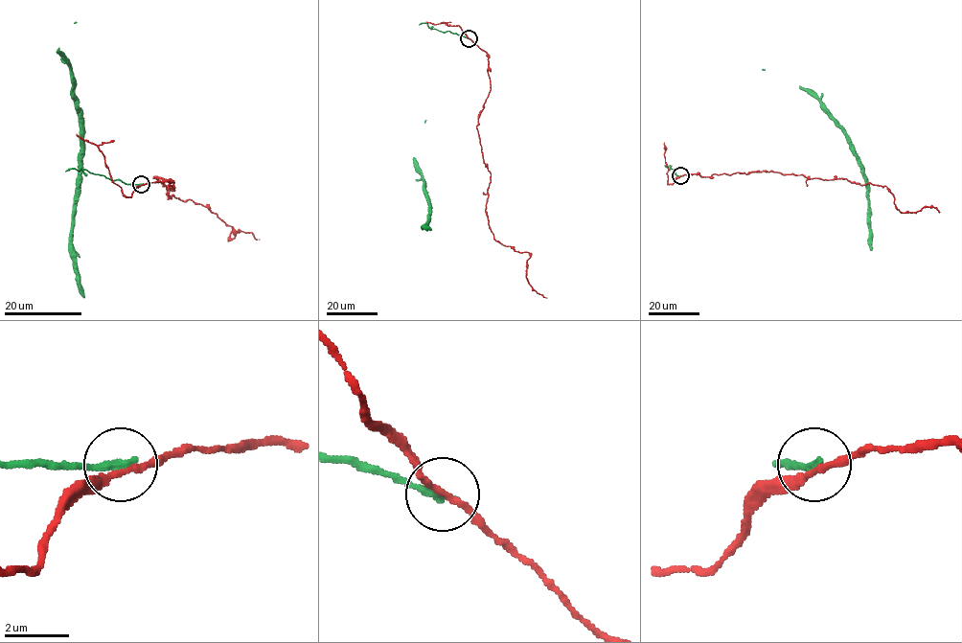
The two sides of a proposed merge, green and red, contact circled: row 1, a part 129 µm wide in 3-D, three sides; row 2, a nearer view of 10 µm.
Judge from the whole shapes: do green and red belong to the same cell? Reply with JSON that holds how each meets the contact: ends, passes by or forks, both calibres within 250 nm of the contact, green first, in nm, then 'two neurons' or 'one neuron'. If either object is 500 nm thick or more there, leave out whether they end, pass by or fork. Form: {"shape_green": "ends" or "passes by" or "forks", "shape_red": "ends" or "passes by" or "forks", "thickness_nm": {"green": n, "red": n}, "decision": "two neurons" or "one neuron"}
{"shape_green": "ends", "shape_red": "passes by", "thickness_nm": {"green": 280, "red": 190}, "decision": "two neurons"}

